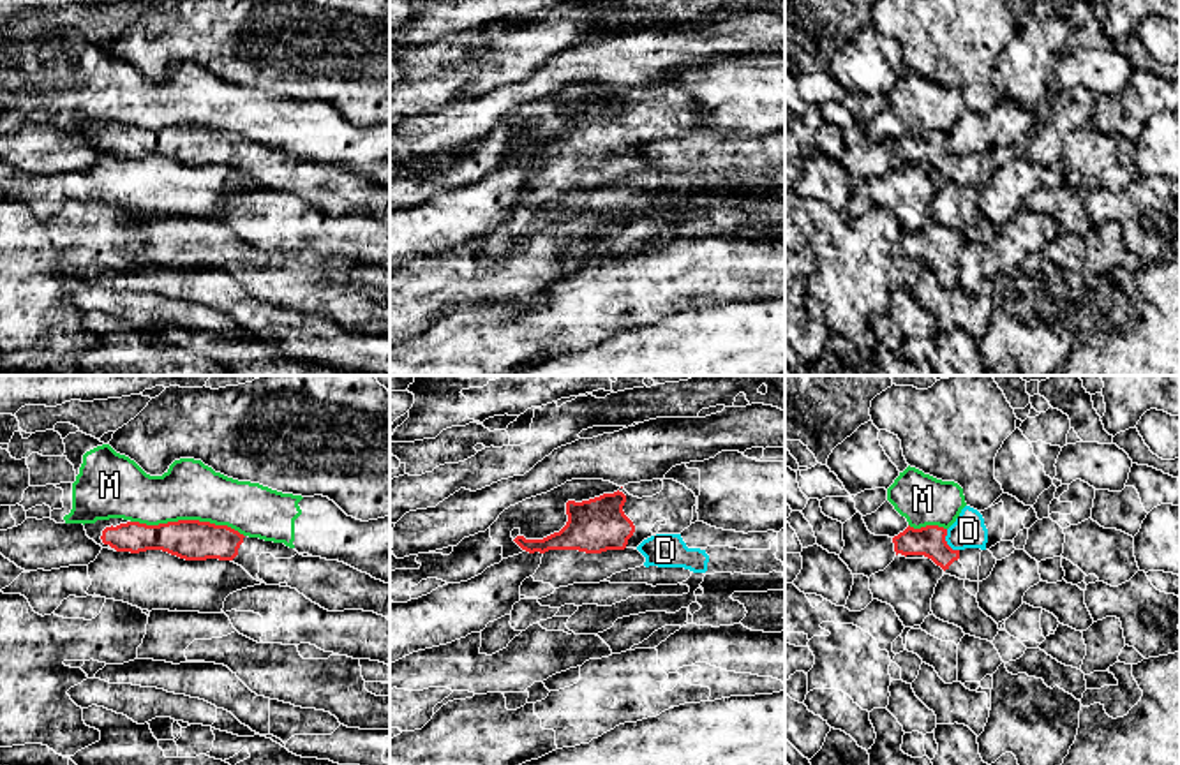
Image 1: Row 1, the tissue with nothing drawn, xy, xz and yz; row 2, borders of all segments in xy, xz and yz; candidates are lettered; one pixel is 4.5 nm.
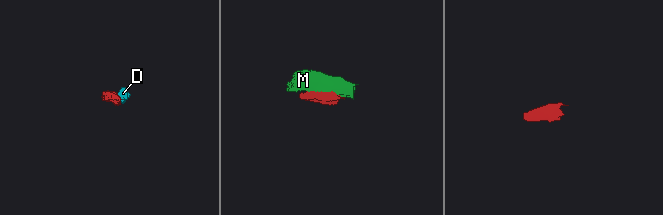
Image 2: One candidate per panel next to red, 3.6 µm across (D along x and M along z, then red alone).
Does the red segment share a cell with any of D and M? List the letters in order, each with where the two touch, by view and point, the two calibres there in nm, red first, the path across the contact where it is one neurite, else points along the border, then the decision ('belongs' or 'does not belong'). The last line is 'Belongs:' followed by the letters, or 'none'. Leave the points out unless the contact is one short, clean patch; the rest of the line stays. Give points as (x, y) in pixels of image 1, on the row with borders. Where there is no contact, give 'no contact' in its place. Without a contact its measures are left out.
D: meets red in yz at (946, 542); 140 nm thick on the red side, 160 nm on the other; border along yz (946, 529), (946, 542), (958, 550); does not belong
M: meets red in xy at (187, 520); 190 nm thick on the red side, 280 nm on the other; does not belong
Belongs: none

